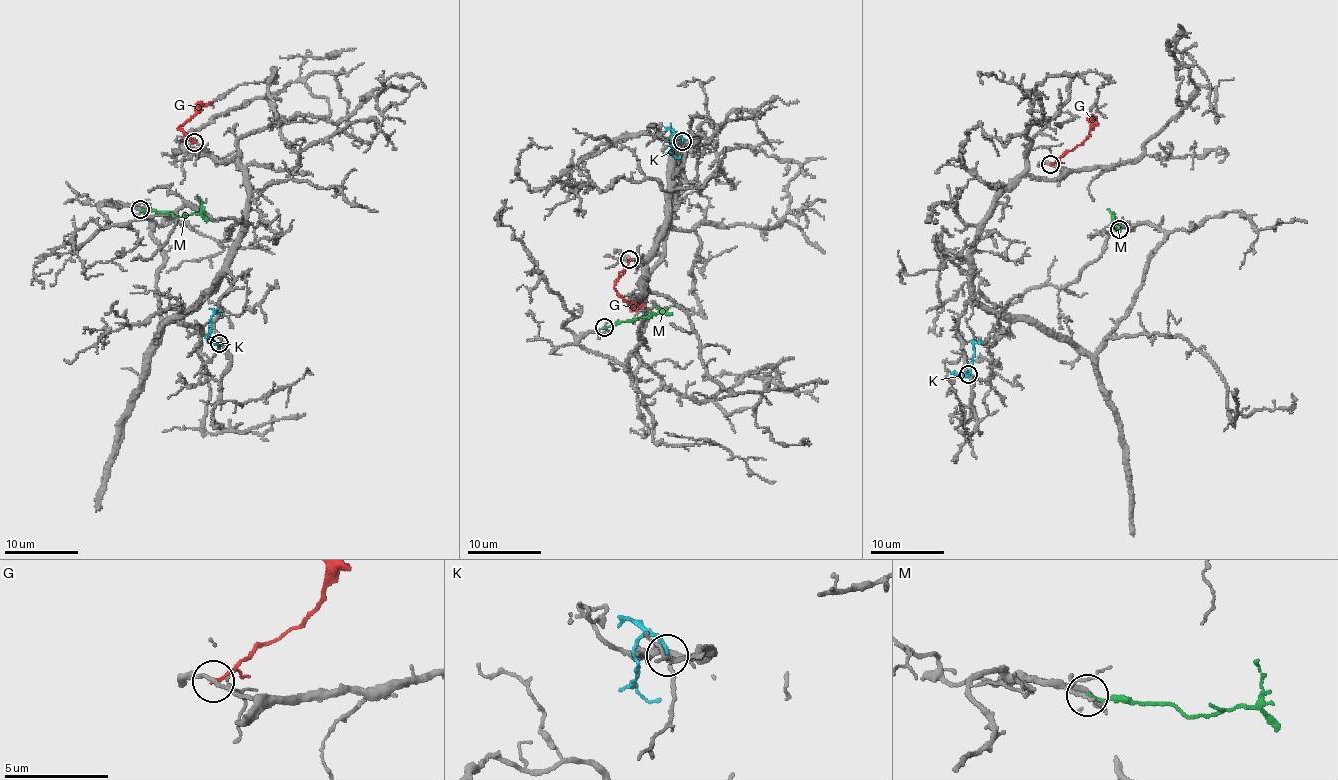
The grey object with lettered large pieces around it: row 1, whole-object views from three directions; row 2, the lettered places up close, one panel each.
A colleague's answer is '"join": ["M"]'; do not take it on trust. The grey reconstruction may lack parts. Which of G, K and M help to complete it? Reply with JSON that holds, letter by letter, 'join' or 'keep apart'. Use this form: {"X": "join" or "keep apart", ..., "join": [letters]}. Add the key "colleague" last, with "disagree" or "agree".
{"G": "keep apart", "K": "keep apart", "M": "join", "join": ["M"], "colleague": "agree"}

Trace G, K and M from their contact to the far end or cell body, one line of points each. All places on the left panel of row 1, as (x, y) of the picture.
G: (194, 142), (177, 129), (203, 106), (213, 102)
K: (219, 344), (210, 341), (211, 316), (221, 314)
M: (140, 210), (186, 217), (200, 211), (198, 197)

